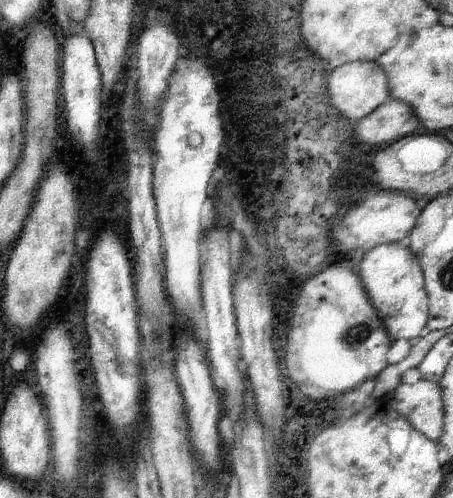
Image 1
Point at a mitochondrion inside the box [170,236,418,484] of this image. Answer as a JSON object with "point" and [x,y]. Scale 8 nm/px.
{"point":[359,333]}

